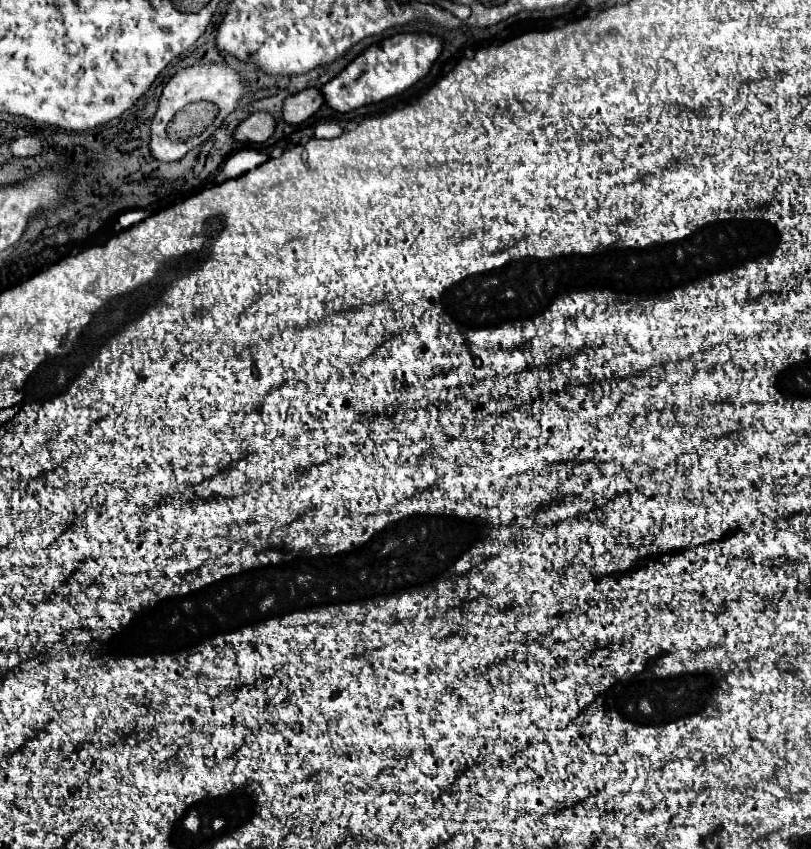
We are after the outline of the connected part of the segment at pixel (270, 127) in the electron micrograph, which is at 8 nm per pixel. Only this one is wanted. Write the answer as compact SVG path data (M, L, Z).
M255 112L249 118L245 118L233 132L233 138L237 142L249 142L249 144L261 144L275 132L275 120L269 112Z

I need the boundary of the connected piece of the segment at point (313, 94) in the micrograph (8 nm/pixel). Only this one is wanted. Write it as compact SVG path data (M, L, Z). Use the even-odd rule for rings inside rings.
M307 88L303 92L297 92L289 96L283 104L283 120L287 124L301 124L307 118L311 118L317 108L323 106L323 96L317 88Z

